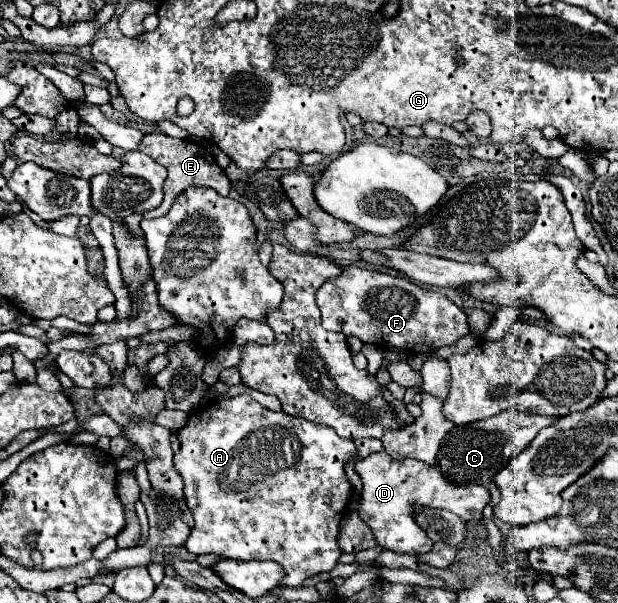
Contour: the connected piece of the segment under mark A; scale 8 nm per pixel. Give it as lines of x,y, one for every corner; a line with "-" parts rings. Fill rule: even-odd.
237,395
233,399
211,401
207,407
197,409
195,413
191,413
187,425
177,431
177,439
181,443
181,449
175,453
175,469
179,471
179,475
185,481
187,505
195,515
195,529
191,531
185,543
185,548
189,552
196,556
216,553
242,561
275,561
285,571
285,579
283,579
285,587
299,587
299,585
303,585
305,579
319,575
319,573
327,573
337,565
337,559
341,555
341,549
337,545
337,535
339,535
339,525
341,525
341,519
345,515
347,499
349,499
349,493
351,493
351,483
345,477
345,463
355,453
355,443
351,439
339,437
327,425
311,423
303,417
291,417
283,411
279,411
279,413
269,411
269,409
261,407
257,401
253,401
249,395

